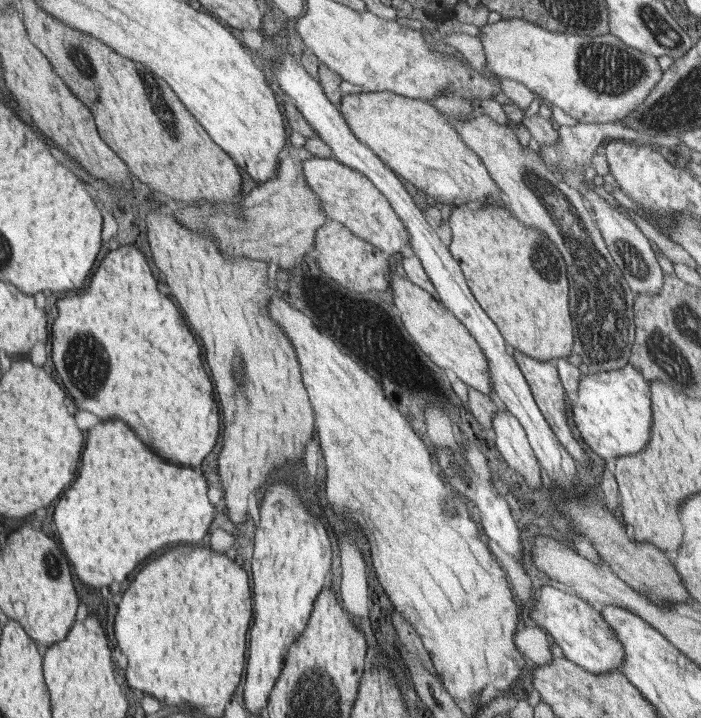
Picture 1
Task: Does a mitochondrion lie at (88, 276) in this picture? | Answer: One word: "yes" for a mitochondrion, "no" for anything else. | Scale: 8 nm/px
no

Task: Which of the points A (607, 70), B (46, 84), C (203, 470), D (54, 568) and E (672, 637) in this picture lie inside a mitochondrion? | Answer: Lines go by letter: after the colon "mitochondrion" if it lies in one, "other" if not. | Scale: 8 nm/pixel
A: mitochondrion
B: other
C: other
D: mitochondrion
E: other

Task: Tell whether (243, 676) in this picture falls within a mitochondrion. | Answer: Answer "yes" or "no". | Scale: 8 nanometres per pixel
no

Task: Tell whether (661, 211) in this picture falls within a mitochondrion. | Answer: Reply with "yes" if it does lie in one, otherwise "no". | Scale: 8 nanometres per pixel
yes

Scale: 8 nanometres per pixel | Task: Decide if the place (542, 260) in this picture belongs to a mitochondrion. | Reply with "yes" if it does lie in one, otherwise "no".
yes

